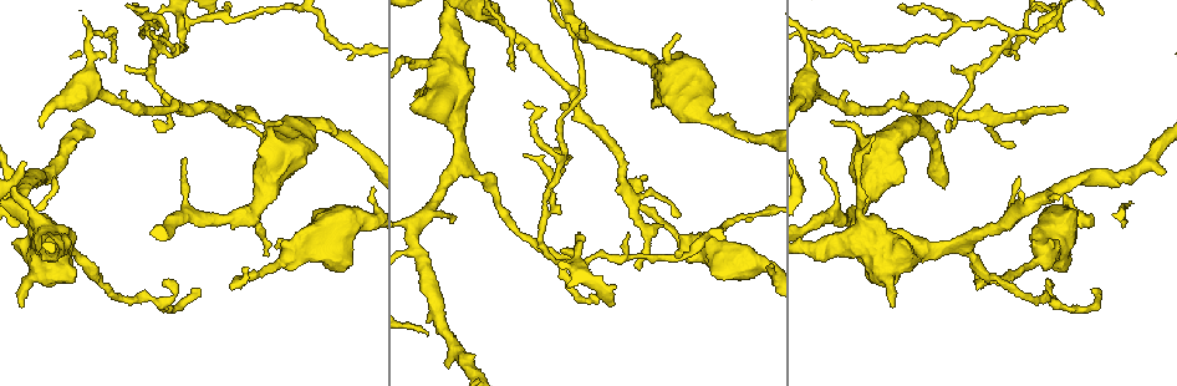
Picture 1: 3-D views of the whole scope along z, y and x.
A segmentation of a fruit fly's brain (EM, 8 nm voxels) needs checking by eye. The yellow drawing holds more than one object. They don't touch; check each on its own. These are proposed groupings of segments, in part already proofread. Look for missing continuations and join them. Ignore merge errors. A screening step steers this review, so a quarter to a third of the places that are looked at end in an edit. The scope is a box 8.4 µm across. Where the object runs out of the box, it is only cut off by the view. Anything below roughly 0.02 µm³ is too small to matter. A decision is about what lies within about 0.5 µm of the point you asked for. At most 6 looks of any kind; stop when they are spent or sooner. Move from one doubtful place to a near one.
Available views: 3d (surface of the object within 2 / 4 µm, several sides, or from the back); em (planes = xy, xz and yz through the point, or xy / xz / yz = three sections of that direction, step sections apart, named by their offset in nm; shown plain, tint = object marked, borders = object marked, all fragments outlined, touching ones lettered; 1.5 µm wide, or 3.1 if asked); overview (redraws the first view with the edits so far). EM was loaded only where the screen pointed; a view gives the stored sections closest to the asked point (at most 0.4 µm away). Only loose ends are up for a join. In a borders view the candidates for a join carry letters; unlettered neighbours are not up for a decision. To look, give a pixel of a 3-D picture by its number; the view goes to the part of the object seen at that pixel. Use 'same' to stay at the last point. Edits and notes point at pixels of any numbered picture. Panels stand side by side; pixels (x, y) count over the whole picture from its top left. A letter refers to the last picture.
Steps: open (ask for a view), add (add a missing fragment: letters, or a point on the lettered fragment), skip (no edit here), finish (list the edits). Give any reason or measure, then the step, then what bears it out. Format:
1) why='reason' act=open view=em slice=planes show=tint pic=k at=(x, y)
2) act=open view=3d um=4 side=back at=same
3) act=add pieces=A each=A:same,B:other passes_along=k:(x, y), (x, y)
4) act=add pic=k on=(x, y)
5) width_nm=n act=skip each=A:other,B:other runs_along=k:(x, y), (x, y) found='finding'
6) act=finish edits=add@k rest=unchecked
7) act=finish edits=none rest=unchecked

why='branch stops here' act=open view=em slice=xz step=4 show=borders pic=1 at=(125, 67)

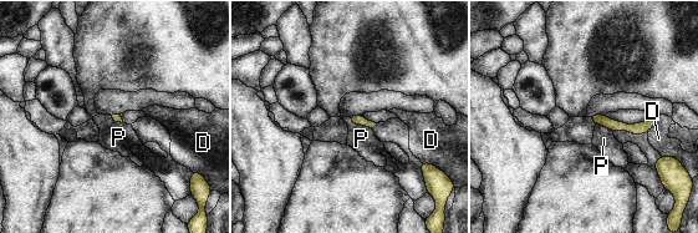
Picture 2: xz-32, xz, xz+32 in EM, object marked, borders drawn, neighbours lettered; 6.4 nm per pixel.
act=skip each=D:other,P:other runs_along=2:(595, 117), (625, 127), (651, 122) found='none of them fits'

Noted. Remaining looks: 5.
why='branch stops here' act=open view=3d um=4 pic=1 at=(1065, 109)

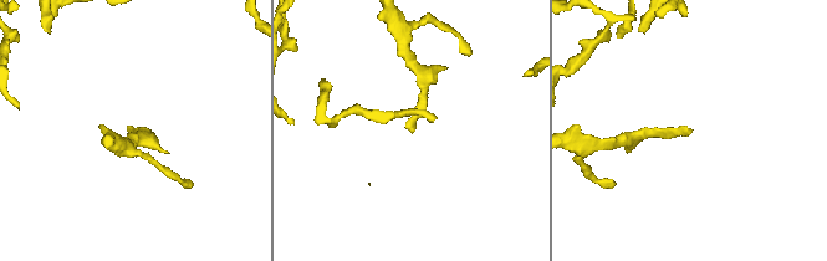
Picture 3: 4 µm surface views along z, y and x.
why='need the tissue' act=open view=em slice=planes show=borders pic=3 at=(691, 129)

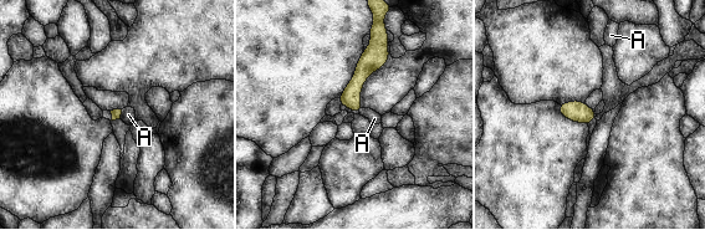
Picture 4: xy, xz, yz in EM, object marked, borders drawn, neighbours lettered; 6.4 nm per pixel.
act=skip each=A:other runs_along=4:(373, 39), (356, 108) found='none of them fits'

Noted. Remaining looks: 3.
why='thin end' act=open view=3d um=2 pic=1 at=(1093, 291)

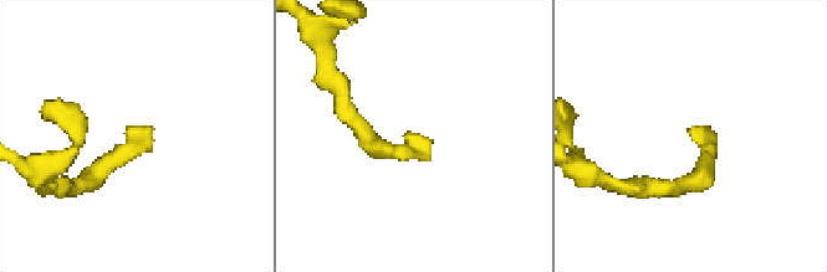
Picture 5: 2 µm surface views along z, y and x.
act=open view=em slice=planes show=tint pic=5 at=(409, 130)

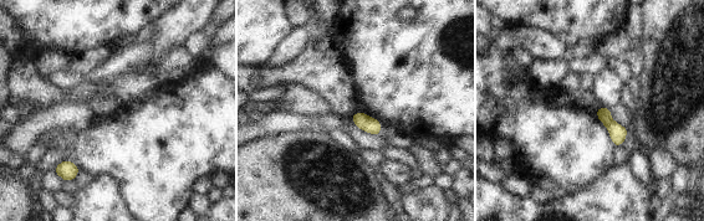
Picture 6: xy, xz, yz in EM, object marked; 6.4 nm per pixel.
act=open view=em slice=planes show=borders at=same

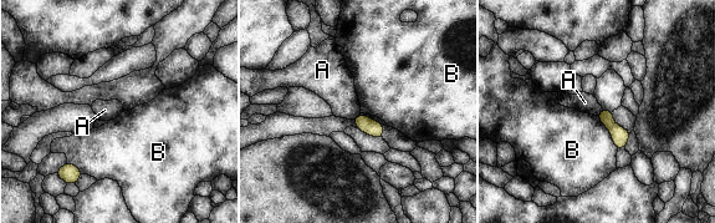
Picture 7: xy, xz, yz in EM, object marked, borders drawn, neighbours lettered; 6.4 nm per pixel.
act=skip each=A:other,B:other border=7:(359, 113), (352, 118) found='none of them fits'

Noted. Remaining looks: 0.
act=finish edits=none rest=unchecked

